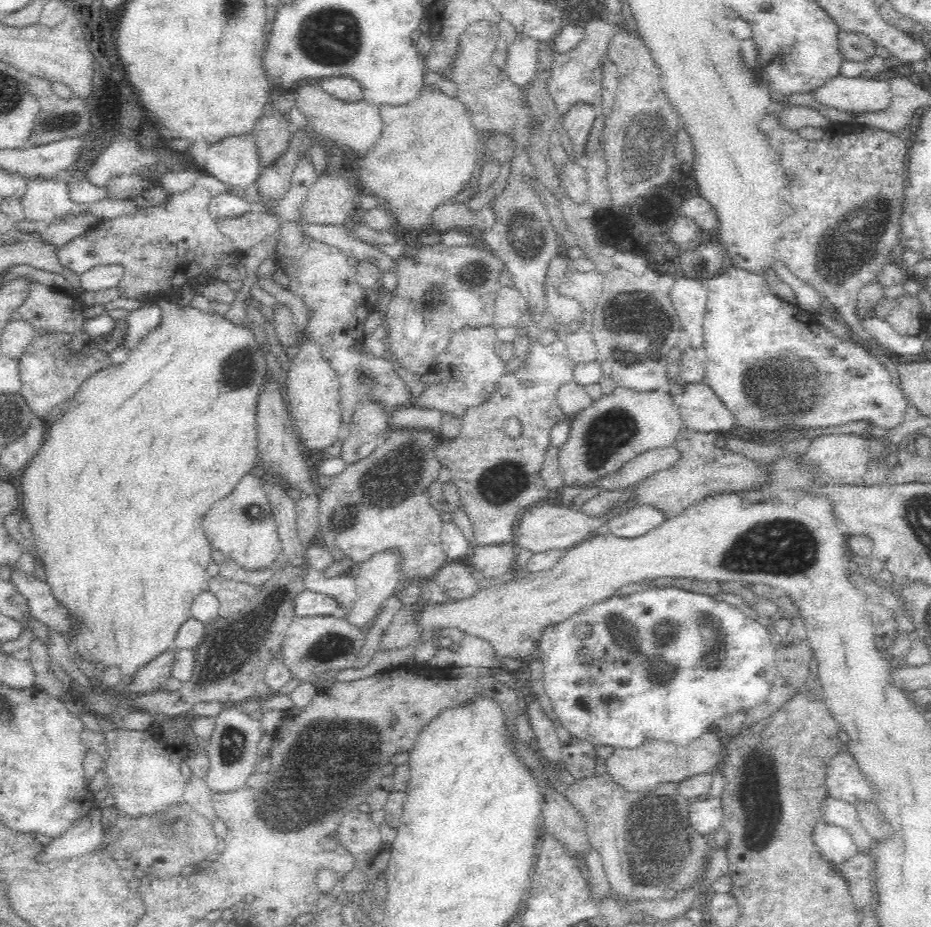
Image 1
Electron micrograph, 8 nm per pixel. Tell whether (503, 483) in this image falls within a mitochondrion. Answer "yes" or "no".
yes

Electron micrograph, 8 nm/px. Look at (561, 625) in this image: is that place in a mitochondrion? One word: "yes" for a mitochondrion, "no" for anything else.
no

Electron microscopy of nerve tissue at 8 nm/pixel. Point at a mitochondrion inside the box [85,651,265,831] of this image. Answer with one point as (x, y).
(232, 745)

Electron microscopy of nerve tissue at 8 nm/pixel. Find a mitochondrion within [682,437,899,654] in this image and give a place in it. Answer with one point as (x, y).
(785, 544)

